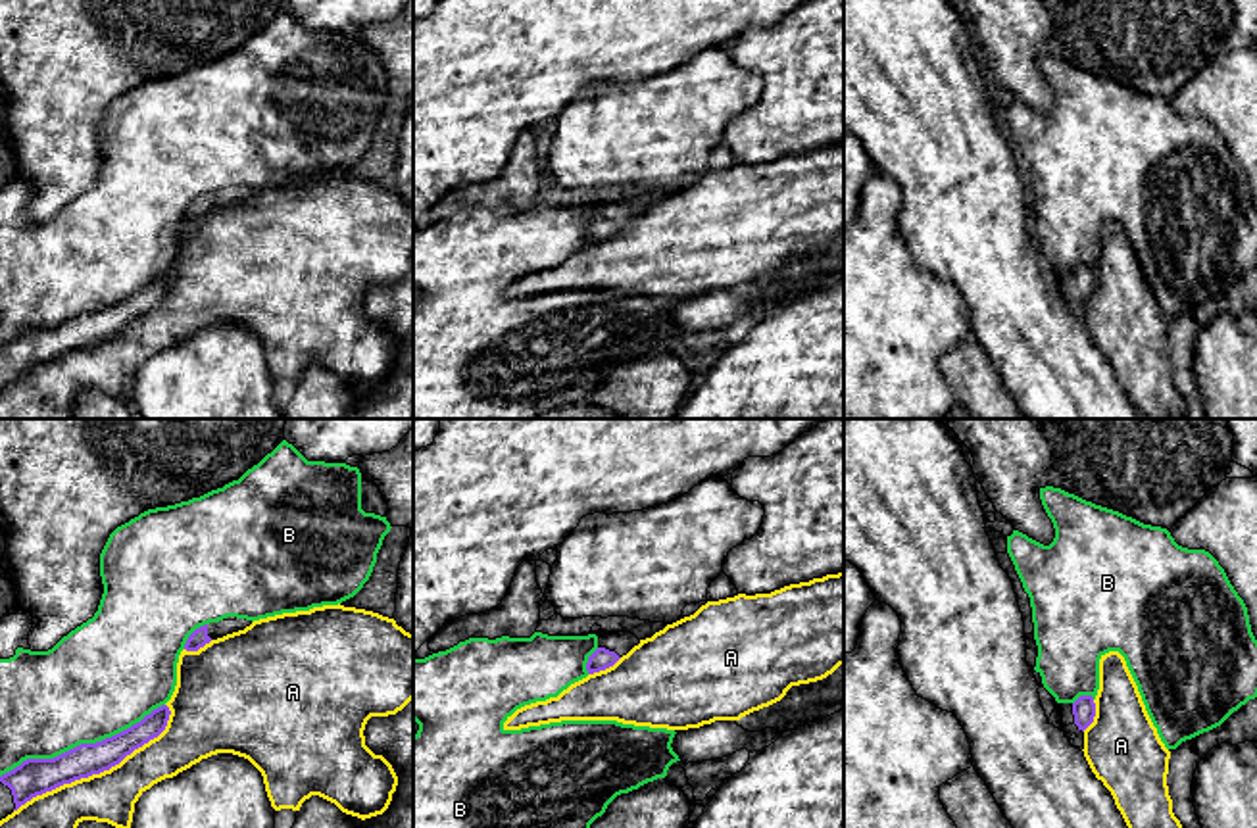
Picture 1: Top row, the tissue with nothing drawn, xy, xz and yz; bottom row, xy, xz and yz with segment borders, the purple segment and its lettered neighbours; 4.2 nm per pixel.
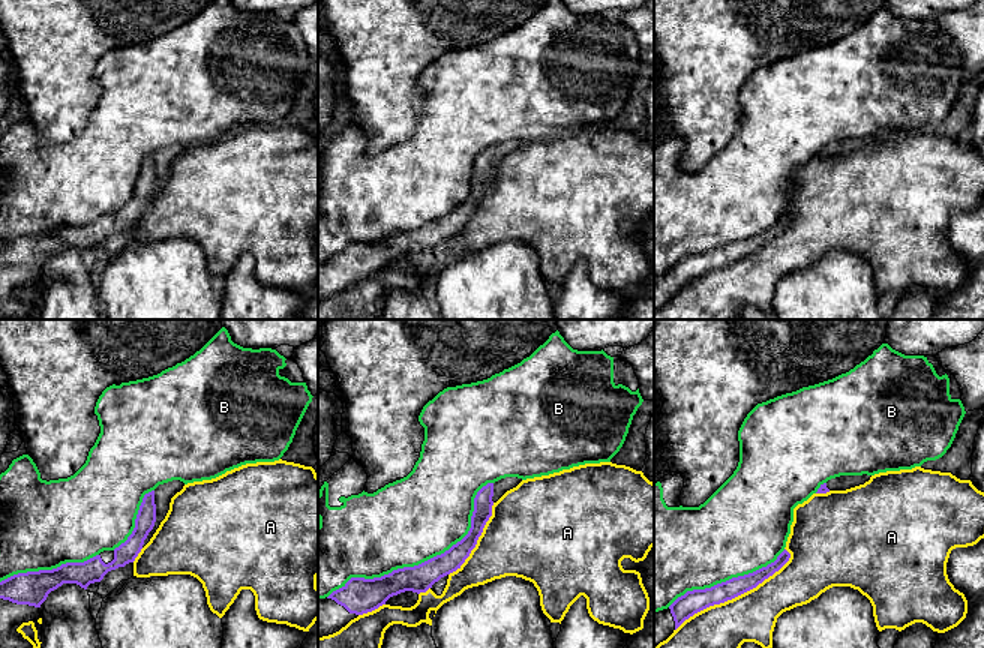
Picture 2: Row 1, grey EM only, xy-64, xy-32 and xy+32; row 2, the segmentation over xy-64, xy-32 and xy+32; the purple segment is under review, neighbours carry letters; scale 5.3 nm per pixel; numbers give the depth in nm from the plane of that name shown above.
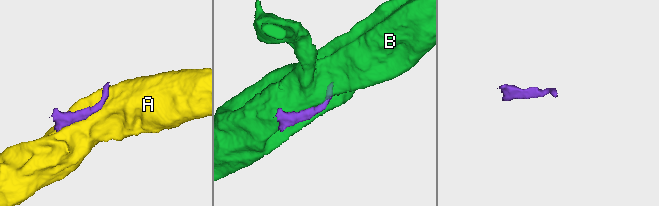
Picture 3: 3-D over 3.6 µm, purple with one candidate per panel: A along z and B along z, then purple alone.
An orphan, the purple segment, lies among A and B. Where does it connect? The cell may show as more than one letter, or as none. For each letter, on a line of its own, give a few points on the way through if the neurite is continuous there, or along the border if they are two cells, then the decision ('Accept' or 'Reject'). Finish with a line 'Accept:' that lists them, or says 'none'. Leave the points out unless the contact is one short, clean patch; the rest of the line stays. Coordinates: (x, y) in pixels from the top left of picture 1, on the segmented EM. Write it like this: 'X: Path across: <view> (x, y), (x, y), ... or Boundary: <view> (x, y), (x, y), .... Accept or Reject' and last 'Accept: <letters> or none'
A: Reject
B: Reject
Accept: none

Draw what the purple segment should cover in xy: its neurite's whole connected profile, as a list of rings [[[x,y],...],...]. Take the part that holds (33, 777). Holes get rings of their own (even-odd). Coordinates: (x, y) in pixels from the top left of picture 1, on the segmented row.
[[[161,705],[131,728],[96,743],[81,743],[54,759],[27,759],[0,776],[0,820],[37,795],[119,765],[135,749],[158,738],[169,720]]]

